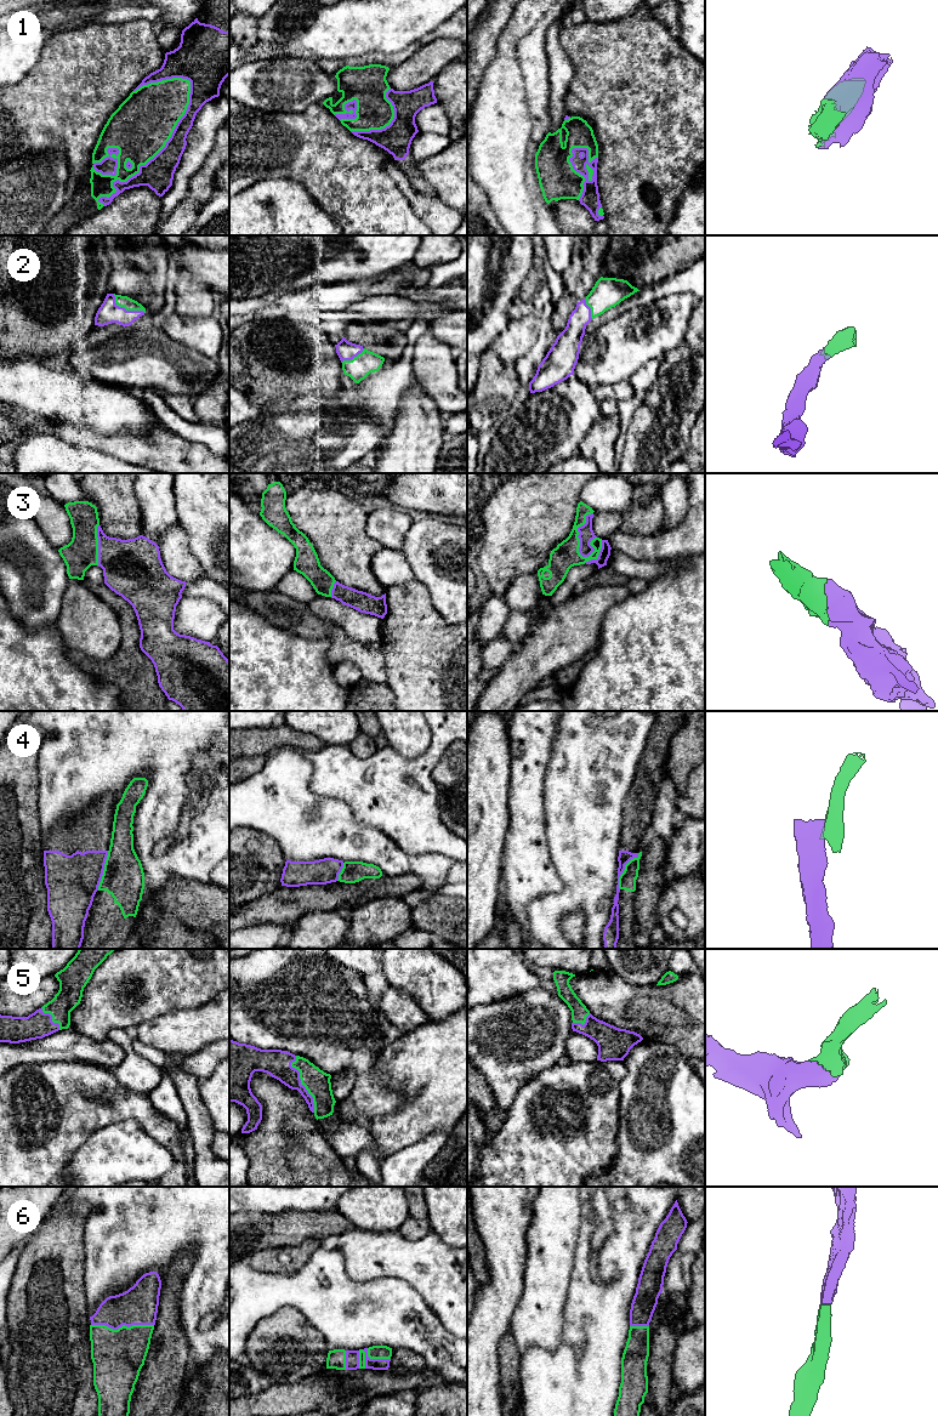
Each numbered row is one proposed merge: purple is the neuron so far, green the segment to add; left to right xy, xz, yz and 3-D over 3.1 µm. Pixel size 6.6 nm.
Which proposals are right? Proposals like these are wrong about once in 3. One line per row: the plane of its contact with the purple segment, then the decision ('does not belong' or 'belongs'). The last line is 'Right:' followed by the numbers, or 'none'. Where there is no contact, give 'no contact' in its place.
1: contact in xy; belongs
2: contact in xy; belongs
3: contact in yz; belongs
4: contact in yz; does not belong
5: contact in xz; belongs
6: contact in xy; belongs
Right: 1, 2, 3, 5, 6

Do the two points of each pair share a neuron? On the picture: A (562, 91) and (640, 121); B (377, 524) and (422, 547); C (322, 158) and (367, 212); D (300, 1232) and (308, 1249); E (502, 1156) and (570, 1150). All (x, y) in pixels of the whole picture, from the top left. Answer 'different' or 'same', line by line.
A: different
B: different
C: same
D: different
E: same

